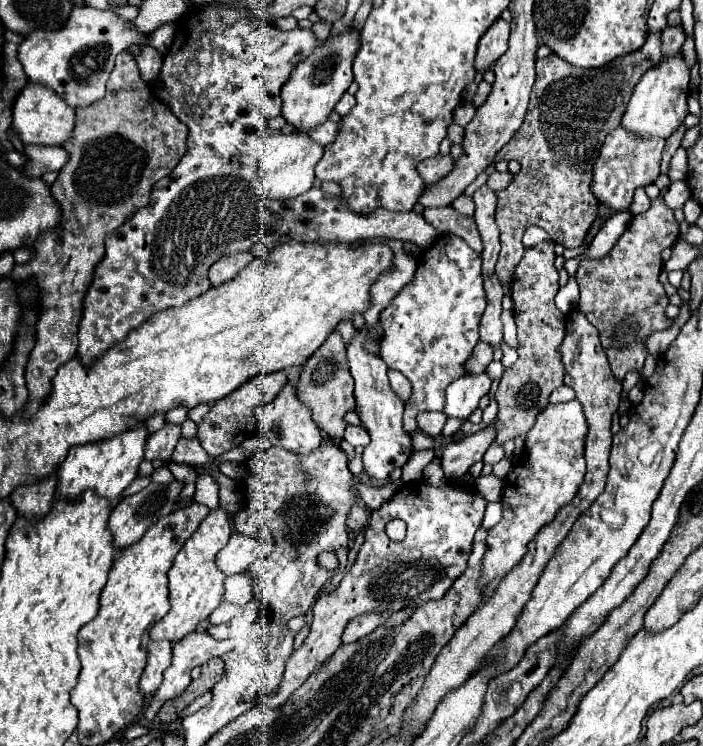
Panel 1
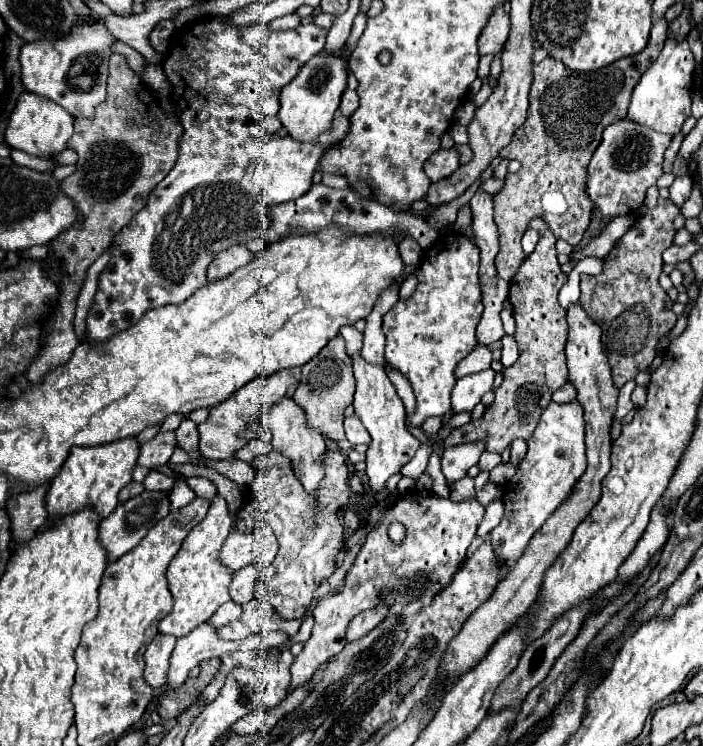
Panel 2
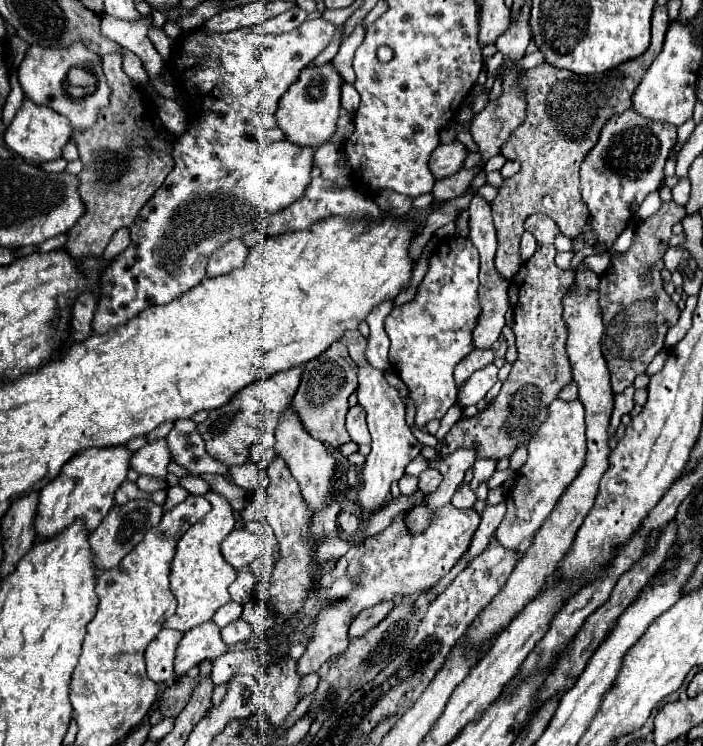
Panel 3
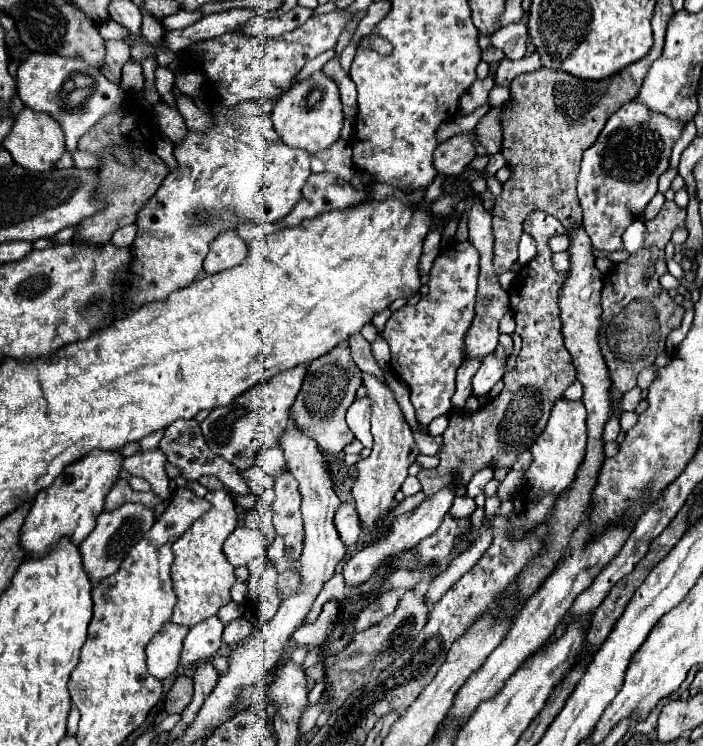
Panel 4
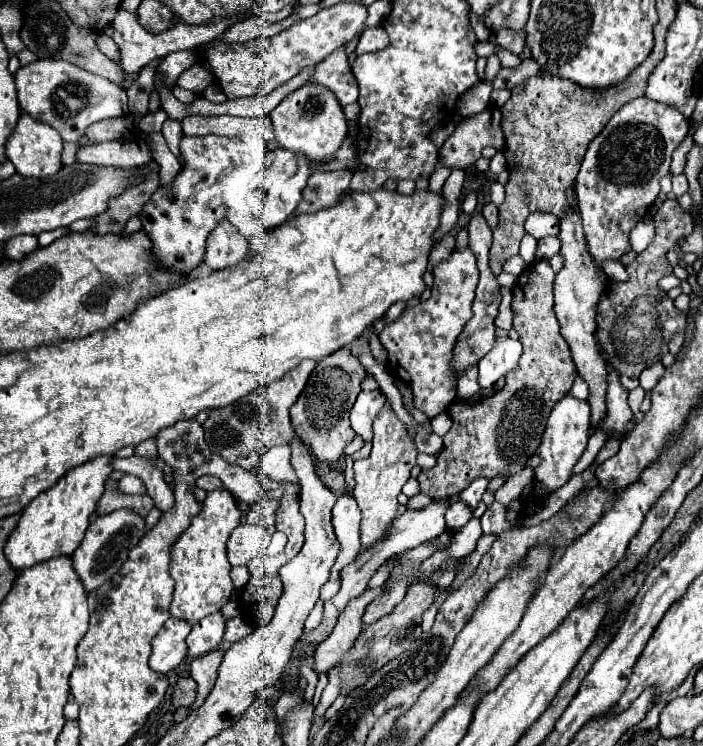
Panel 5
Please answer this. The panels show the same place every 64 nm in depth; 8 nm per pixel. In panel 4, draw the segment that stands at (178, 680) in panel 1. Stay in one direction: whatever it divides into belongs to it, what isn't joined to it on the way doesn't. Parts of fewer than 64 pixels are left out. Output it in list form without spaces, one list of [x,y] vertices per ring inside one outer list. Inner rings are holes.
[[[218,616],[206,618],[202,624],[190,628],[188,636],[184,638],[184,648],[180,656],[180,664],[198,664],[200,660],[212,658],[222,646],[222,630],[224,624]]]

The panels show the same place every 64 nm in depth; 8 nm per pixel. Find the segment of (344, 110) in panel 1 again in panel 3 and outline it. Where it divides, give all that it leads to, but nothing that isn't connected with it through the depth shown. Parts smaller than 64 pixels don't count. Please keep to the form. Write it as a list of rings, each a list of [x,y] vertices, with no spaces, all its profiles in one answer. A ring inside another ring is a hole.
[[[348,82],[342,84],[342,108],[346,108],[348,112],[354,112],[360,104],[360,96],[356,92],[356,88]]]

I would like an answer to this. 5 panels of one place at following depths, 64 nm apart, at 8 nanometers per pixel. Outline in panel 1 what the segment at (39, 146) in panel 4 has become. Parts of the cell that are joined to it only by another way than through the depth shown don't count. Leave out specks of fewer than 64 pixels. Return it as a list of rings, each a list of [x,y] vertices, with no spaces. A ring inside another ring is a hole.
[[[28,82],[16,98],[10,130],[24,146],[62,146],[74,132],[74,110],[58,100],[52,90]]]

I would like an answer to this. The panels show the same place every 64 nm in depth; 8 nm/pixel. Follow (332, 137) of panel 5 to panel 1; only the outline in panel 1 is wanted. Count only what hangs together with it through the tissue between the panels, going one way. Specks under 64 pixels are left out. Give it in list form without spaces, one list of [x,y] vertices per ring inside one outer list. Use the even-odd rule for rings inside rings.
[[[350,30],[340,38],[328,38],[320,48],[316,48],[304,62],[300,62],[290,80],[282,86],[282,116],[290,126],[296,128],[296,132],[308,134],[318,124],[324,124],[342,98],[342,94],[348,90],[352,76],[352,58],[358,50],[360,36]]]

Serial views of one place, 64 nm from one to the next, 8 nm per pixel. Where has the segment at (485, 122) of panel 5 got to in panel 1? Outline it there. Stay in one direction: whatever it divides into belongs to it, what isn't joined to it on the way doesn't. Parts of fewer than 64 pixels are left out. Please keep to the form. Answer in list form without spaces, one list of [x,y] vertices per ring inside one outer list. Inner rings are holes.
[[[442,154],[432,156],[428,160],[422,160],[418,164],[418,172],[420,172],[420,176],[426,184],[434,184],[440,178],[448,176],[452,168],[454,168],[454,158],[452,156],[442,156]]]

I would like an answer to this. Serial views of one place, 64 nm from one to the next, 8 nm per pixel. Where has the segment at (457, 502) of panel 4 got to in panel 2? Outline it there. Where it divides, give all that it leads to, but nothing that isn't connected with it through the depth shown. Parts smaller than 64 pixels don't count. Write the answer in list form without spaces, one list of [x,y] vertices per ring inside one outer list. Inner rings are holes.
[[[462,478],[462,480],[454,482],[452,488],[450,488],[450,496],[452,496],[452,500],[458,500],[458,502],[462,502],[462,500],[474,500],[476,498],[474,480],[472,478]]]

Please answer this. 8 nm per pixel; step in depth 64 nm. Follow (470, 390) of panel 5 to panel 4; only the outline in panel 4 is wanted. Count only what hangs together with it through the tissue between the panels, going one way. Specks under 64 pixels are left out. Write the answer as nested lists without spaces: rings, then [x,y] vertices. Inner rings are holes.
[[[470,358],[470,360],[464,360],[462,366],[458,368],[458,376],[456,376],[456,394],[452,396],[454,408],[464,408],[466,400],[472,396],[470,388],[472,388],[472,378],[474,378],[478,366],[480,366],[480,360],[478,360],[478,358]]]

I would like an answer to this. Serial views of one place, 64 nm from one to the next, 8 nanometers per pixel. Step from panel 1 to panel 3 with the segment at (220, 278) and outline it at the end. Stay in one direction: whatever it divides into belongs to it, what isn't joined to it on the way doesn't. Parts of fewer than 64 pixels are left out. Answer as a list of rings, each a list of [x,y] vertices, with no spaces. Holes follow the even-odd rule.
[[[240,238],[228,240],[222,244],[218,250],[212,252],[208,264],[206,264],[206,274],[208,276],[220,276],[226,274],[234,268],[240,268],[248,256],[248,248]]]

